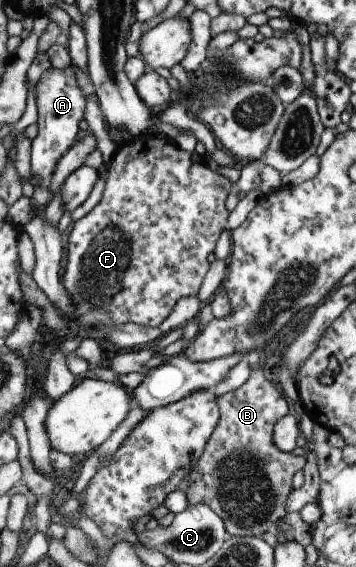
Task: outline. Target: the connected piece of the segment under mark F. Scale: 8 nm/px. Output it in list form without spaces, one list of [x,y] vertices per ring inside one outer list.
[[[147,130],[133,137],[129,141],[120,144],[109,169],[106,171],[105,189],[102,193],[101,200],[76,223],[72,223],[73,229],[69,233],[69,243],[67,243],[67,266],[63,273],[62,283],[71,297],[73,309],[69,311],[67,318],[63,316],[68,326],[75,329],[95,329],[95,327],[111,327],[117,325],[121,327],[123,323],[137,323],[147,327],[158,328],[166,317],[172,312],[175,303],[183,297],[197,295],[201,287],[203,278],[209,271],[209,264],[212,260],[215,243],[219,239],[221,232],[228,227],[227,218],[230,210],[225,207],[225,200],[229,195],[229,190],[233,183],[218,172],[212,171],[206,163],[206,157],[182,150],[177,147],[173,141],[165,135],[152,133]]]

